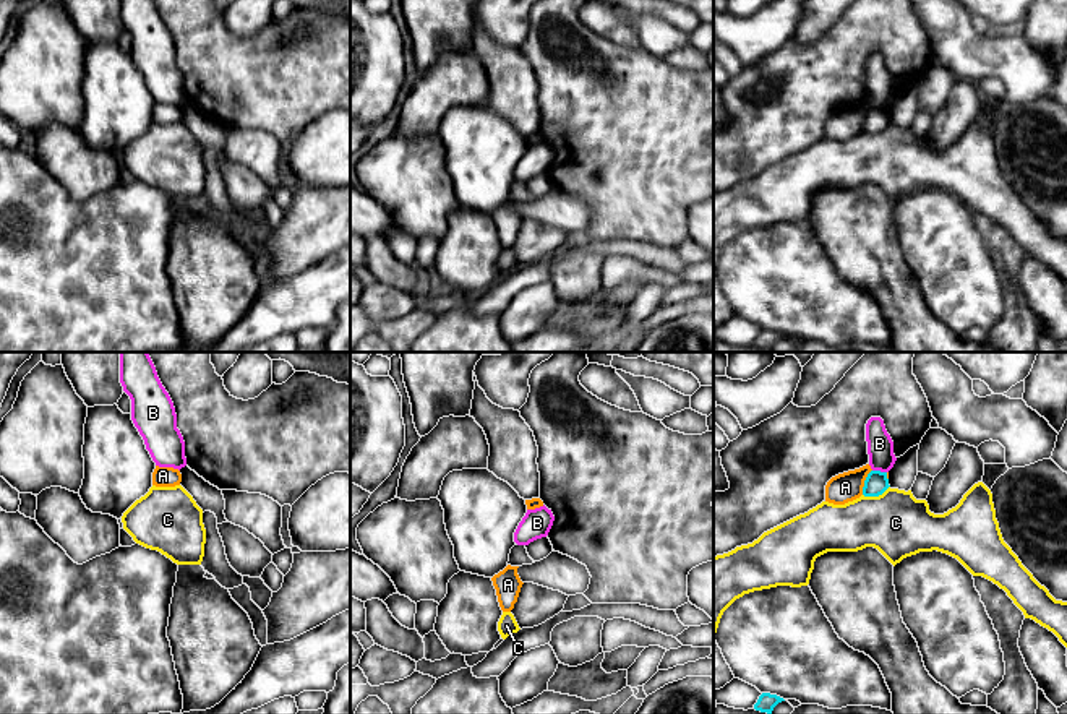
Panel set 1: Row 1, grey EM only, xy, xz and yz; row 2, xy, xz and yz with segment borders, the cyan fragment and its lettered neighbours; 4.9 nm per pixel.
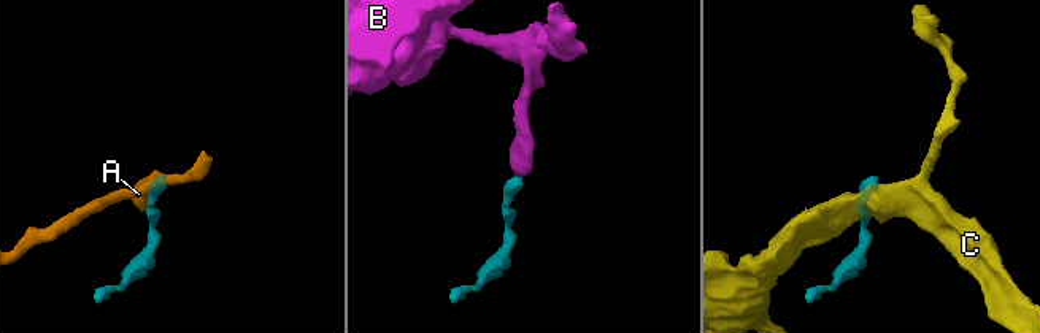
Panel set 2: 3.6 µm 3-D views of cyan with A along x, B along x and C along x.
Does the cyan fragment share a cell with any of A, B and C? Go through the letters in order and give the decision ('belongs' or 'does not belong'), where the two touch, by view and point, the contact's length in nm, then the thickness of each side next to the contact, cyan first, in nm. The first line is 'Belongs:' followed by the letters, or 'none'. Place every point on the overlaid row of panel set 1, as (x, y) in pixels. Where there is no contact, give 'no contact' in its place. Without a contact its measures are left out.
Belongs: none
A: does not belong | yz (865, 482) | 140 nm | 120/150 nm
B: does not belong | yz (879, 471) | 70 nm | 120/130 nm
C: does not belong | yz (876, 495) | 140 nm | 120/320 nm

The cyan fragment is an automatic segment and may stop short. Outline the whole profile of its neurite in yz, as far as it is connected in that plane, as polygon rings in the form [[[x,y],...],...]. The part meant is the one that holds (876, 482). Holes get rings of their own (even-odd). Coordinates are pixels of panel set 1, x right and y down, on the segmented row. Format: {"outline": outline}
{"outline": [[[871,471],[864,480],[863,495],[879,497],[889,488],[887,472]]]}

